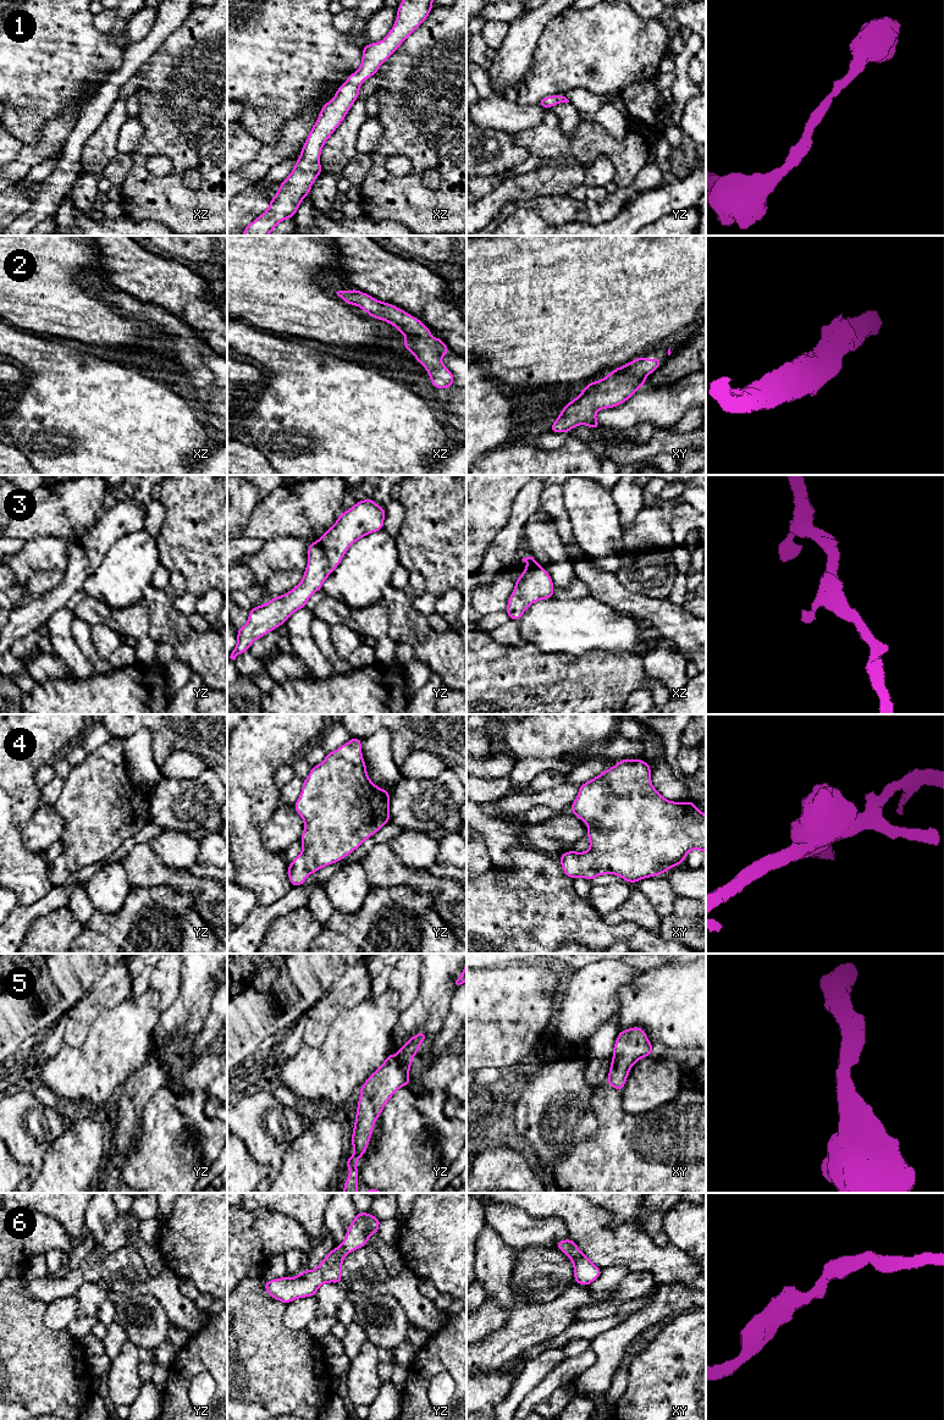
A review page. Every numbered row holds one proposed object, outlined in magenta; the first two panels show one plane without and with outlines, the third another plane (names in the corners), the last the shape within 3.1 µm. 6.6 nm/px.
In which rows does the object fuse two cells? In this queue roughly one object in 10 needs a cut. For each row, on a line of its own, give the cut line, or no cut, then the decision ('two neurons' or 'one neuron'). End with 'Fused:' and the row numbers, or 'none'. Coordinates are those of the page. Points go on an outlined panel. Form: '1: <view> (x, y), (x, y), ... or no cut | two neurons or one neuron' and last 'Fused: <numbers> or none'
1: no cut | one neuron
2: no cut | one neuron
3: no cut | one neuron
4: no cut | one neuron
5: no cut | one neuron
6: no cut | one neuron
Fused: none

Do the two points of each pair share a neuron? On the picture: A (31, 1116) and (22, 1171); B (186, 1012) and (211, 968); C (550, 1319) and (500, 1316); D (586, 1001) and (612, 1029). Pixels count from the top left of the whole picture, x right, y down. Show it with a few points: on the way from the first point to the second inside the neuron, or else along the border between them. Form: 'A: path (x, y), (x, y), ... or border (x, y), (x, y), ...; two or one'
A: border (12, 1155), (17, 1161), (26, 1164), (32, 1170); two
B: path (193, 1001), (200, 979); one
C: border (511, 1313), (498, 1329), (486, 1335); two
D: border (616, 1012), (594, 1032); two

